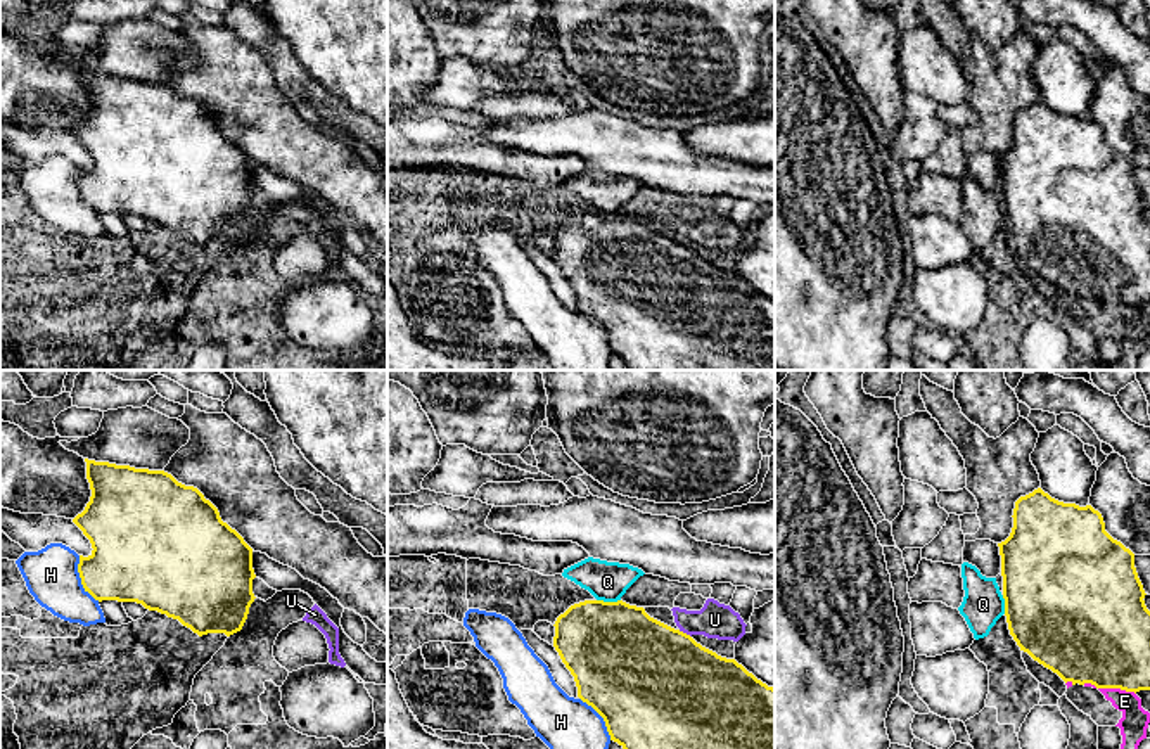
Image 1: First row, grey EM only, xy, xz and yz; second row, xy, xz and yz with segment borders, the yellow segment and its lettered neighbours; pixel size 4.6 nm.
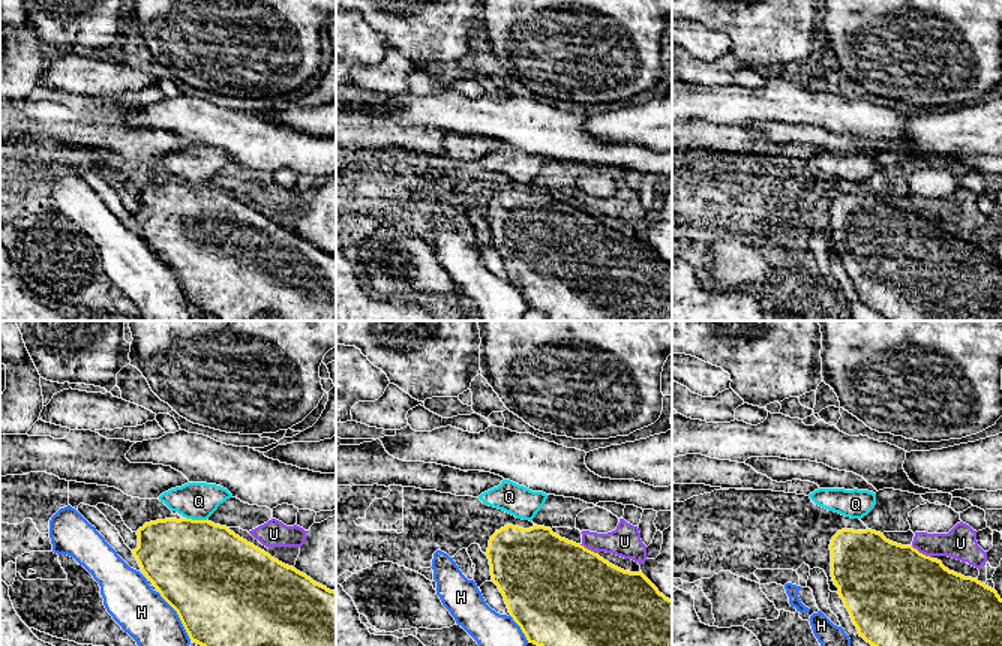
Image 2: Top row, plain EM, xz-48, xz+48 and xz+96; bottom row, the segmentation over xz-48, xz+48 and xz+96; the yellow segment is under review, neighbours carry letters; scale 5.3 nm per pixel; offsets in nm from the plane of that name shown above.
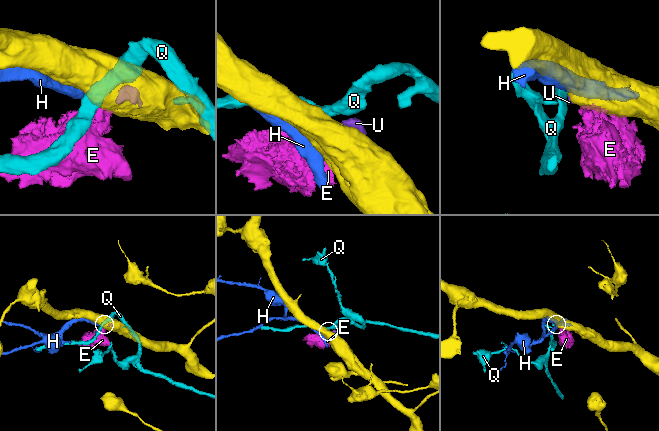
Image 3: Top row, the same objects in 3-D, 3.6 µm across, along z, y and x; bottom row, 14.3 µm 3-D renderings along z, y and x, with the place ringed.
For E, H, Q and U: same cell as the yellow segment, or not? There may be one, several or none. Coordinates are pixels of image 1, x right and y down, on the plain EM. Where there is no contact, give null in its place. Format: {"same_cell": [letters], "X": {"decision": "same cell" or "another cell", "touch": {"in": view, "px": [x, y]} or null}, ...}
{"same_cell": [], "E": {"decision": "another cell", "touch": {"in": "yz", "px": [1109, 300]}}, "H": {"decision": "another cell", "touch": {"in": "xy", "px": [82, 192]}}, "Q": {"decision": "another cell", "touch": {"in": "xz", "px": [609, 215]}}, "U": {"decision": "another cell", "touch": {"in": "xz", "px": [685, 246]}}}

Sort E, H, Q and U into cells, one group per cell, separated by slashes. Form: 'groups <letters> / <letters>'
groups E / H / Q / U

